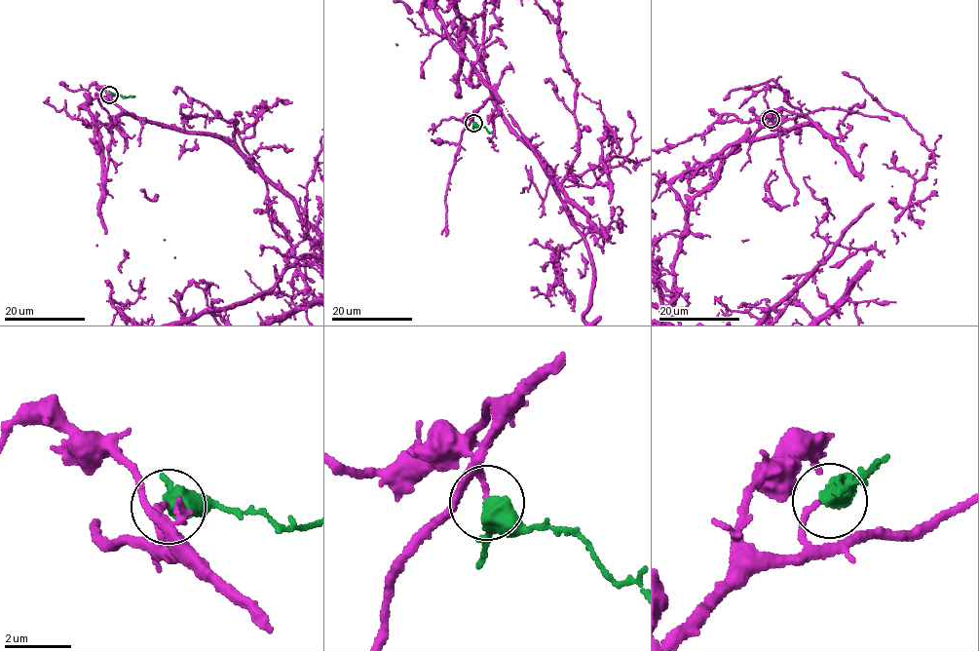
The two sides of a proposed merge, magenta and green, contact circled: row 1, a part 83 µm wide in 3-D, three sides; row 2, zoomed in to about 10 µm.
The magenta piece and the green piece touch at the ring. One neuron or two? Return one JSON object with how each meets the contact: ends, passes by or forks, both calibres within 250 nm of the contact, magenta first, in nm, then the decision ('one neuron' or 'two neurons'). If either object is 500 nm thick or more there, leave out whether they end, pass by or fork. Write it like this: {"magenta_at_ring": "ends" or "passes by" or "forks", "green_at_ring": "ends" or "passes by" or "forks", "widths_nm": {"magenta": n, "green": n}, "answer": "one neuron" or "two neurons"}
{"magenta_at_ring": "ends", "green_at_ring": "passes by", "widths_nm": {"magenta": 190, "green": 480}, "answer": "one neuron"}

